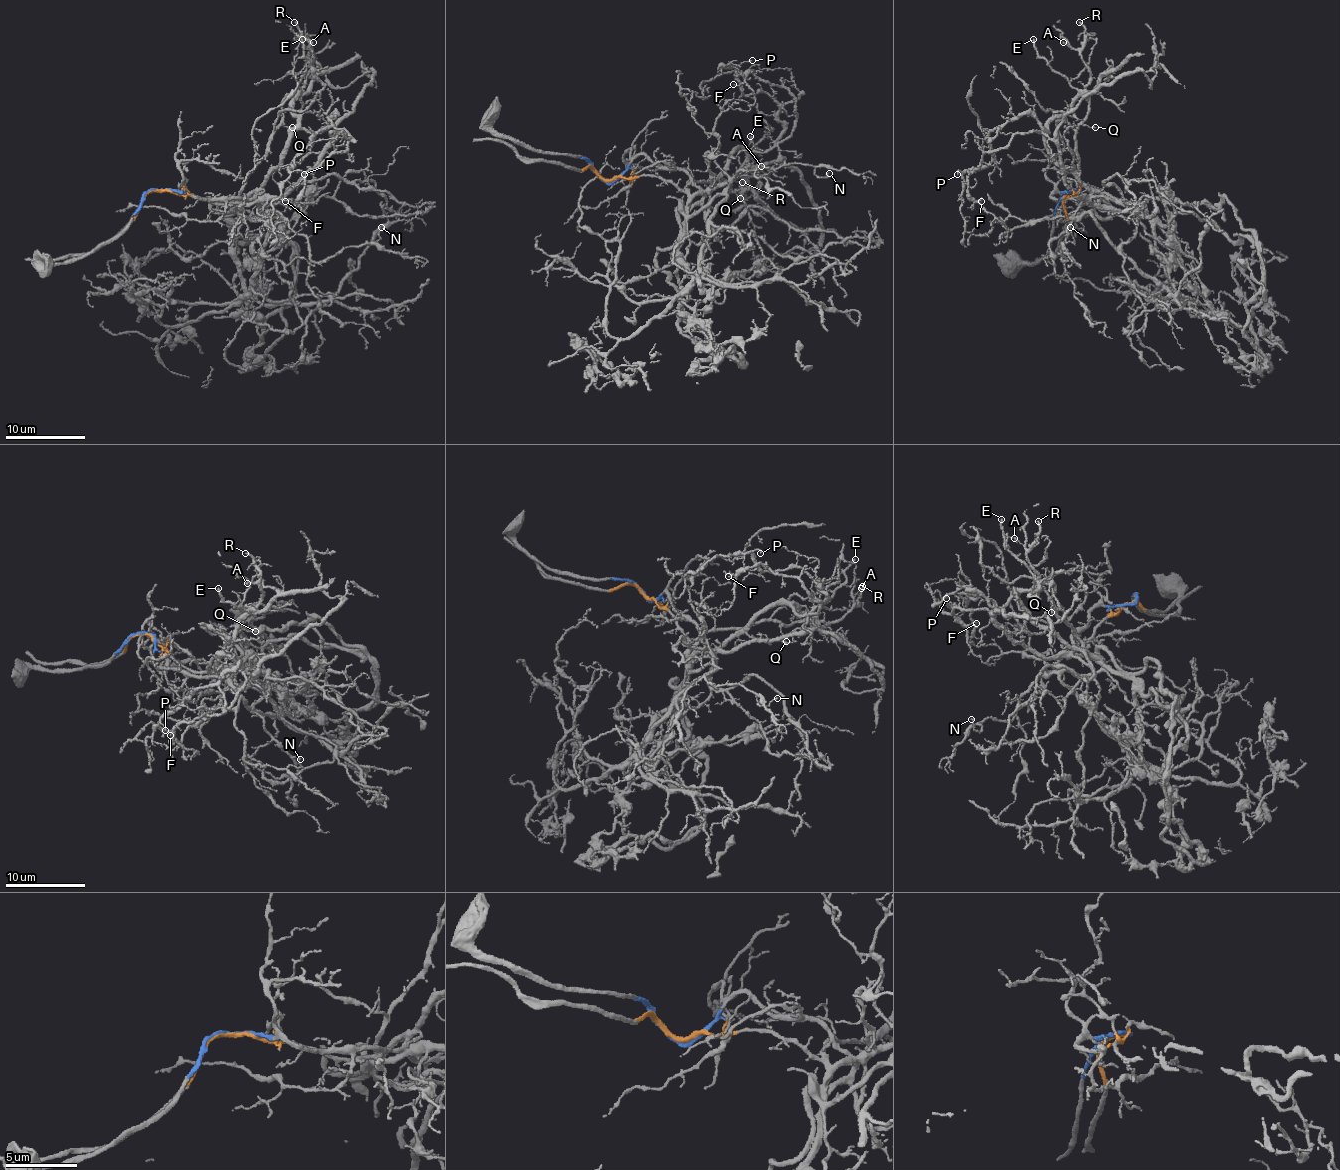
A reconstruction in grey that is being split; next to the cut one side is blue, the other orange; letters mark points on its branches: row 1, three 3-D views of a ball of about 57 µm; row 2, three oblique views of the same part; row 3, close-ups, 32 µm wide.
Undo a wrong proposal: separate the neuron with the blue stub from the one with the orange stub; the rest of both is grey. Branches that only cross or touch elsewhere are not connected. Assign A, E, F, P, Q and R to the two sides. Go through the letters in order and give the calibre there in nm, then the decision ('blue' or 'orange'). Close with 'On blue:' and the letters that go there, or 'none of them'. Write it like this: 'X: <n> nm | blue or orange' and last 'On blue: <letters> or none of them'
A: 100 nm | orange
E: 200 nm | blue
F: 120 nm | orange
P: 110 nm | blue
Q: 110 nm | orange
R: 180 nm | orange
On blue: E, P

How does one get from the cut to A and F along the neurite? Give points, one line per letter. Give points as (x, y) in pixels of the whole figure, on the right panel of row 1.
A: (1073, 190), (1079, 204), (1087, 202), (1079, 190), (1075, 130), (1089, 102), (1089, 71), (1081, 55), (1063, 41)
F: (1073, 190), (1079, 204), (1091, 204), (1065, 182), (1053, 142), (1017, 132), (969, 176), (969, 194), (981, 202)

